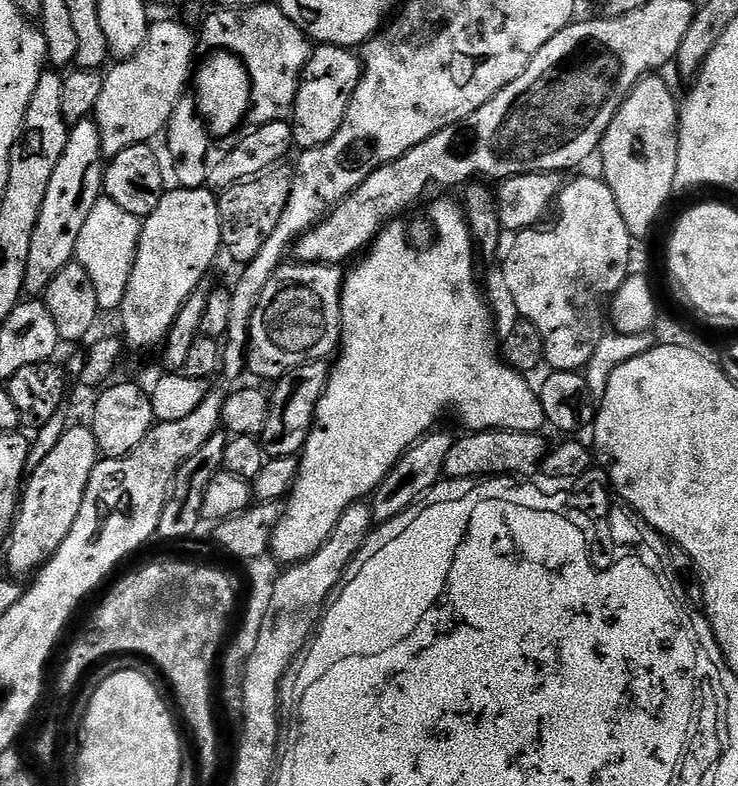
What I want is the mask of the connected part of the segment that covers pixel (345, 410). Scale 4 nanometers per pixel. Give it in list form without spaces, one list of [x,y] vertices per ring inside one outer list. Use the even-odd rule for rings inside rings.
[[[436,200],[428,209],[424,212],[424,220],[404,220],[408,218],[397,218],[395,220],[389,220],[385,224],[384,228],[380,233],[376,235],[376,239],[372,241],[370,247],[359,257],[360,265],[357,266],[353,272],[349,271],[344,278],[344,289],[340,295],[340,346],[338,349],[339,355],[335,357],[334,363],[331,365],[330,371],[328,373],[328,385],[326,390],[322,394],[322,398],[318,402],[316,407],[316,422],[313,424],[310,434],[308,435],[307,442],[304,443],[304,450],[302,455],[299,457],[299,468],[297,470],[296,478],[292,483],[291,491],[288,492],[286,496],[286,503],[283,505],[282,511],[280,513],[280,520],[276,523],[276,529],[272,535],[272,547],[270,549],[271,555],[277,556],[281,560],[281,565],[287,566],[290,564],[297,564],[299,560],[305,560],[310,558],[317,552],[322,545],[326,542],[326,538],[330,538],[330,534],[334,530],[334,526],[338,526],[338,518],[342,518],[342,514],[348,507],[352,504],[361,503],[365,498],[371,497],[372,493],[376,491],[377,486],[382,482],[382,478],[386,478],[386,474],[390,474],[390,470],[399,462],[402,458],[402,454],[409,448],[411,444],[416,443],[416,441],[422,439],[423,436],[427,436],[429,432],[433,431],[437,427],[436,424],[440,420],[440,416],[444,416],[447,412],[457,412],[456,420],[458,423],[464,427],[464,430],[468,432],[486,432],[494,431],[496,428],[501,428],[502,430],[514,431],[526,431],[535,433],[538,429],[541,429],[541,425],[545,425],[544,411],[540,405],[540,397],[538,395],[537,389],[532,388],[527,384],[525,377],[519,372],[515,372],[510,365],[504,363],[500,350],[498,347],[498,332],[496,336],[496,324],[492,321],[492,312],[488,309],[488,304],[484,301],[484,296],[480,293],[480,284],[476,281],[476,256],[478,257],[477,249],[474,247],[474,241],[472,239],[472,229],[468,227],[467,219],[464,215],[463,207],[459,203],[456,204],[452,200]]]

